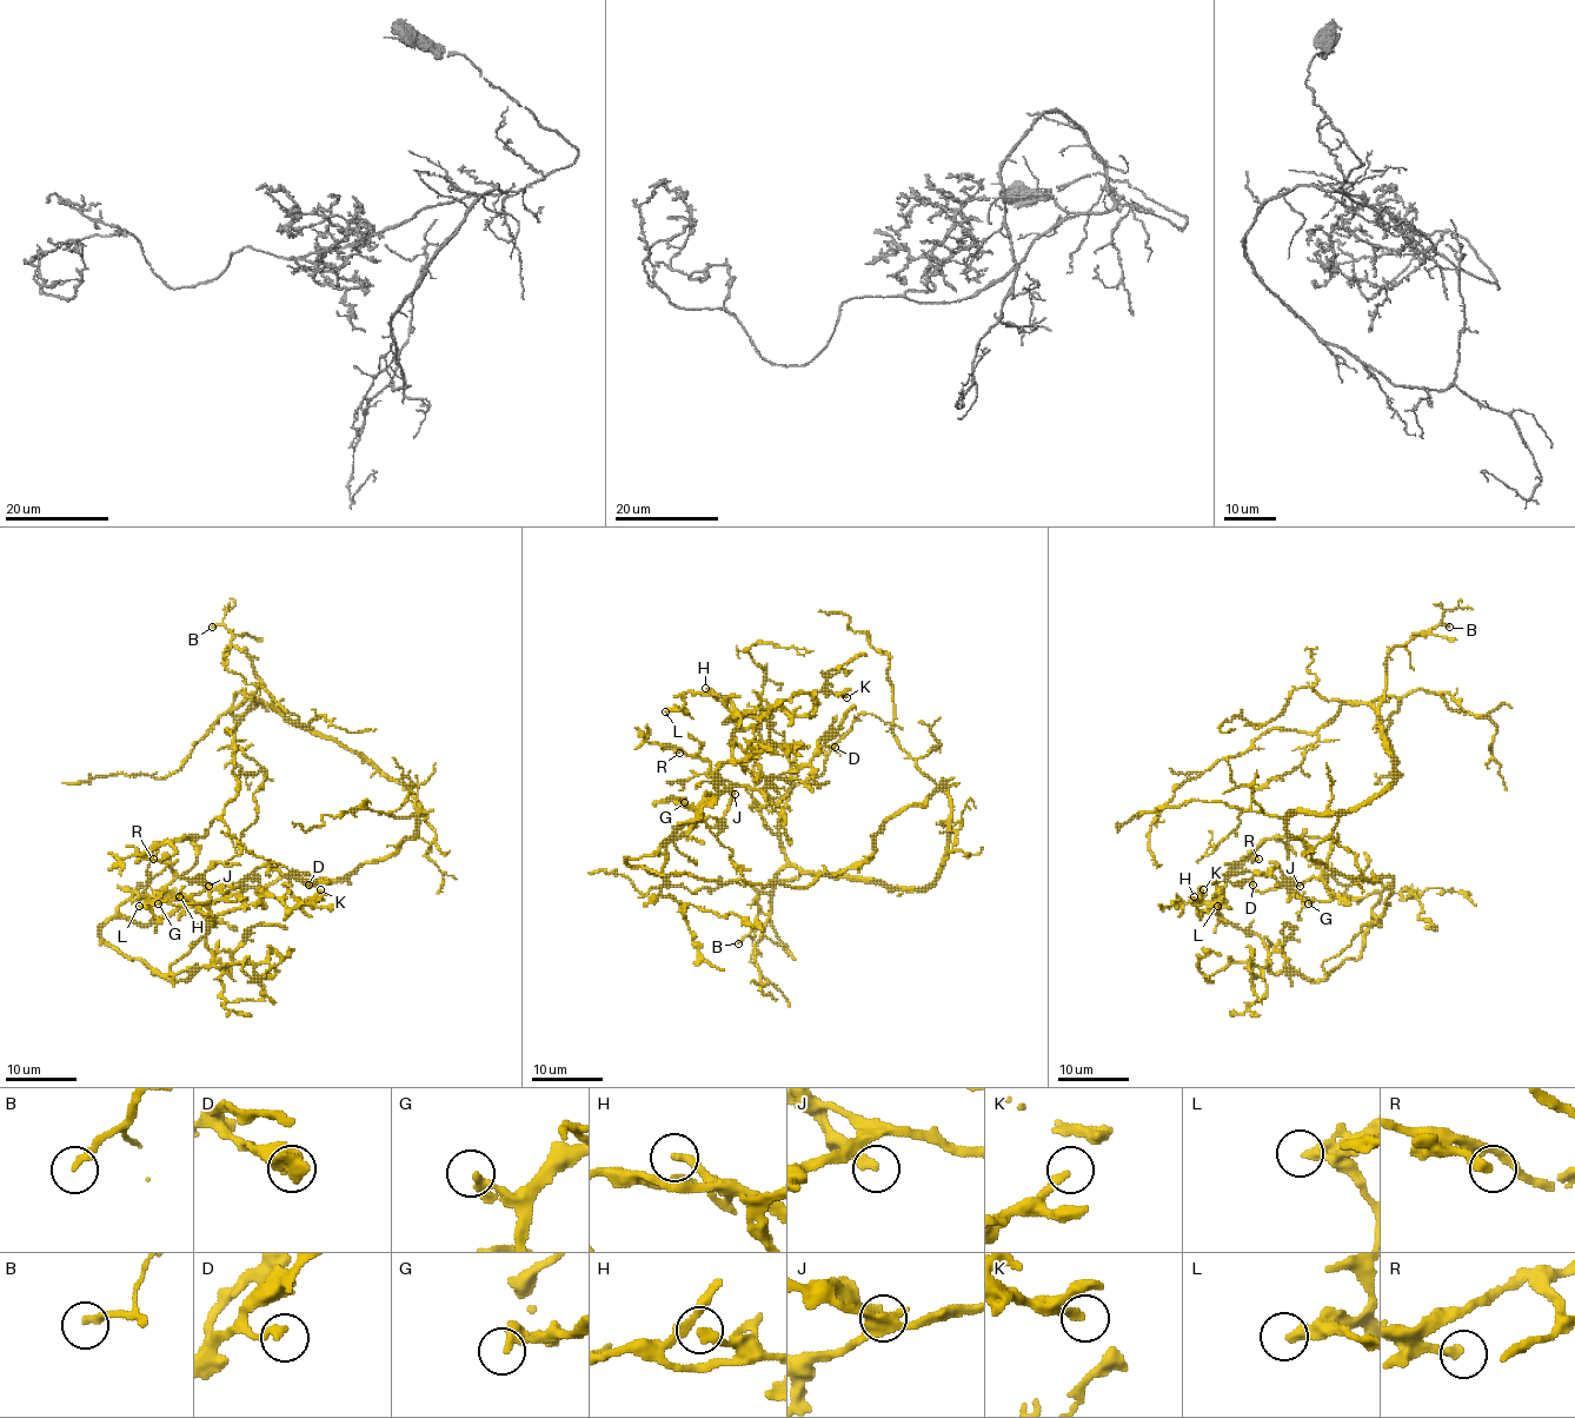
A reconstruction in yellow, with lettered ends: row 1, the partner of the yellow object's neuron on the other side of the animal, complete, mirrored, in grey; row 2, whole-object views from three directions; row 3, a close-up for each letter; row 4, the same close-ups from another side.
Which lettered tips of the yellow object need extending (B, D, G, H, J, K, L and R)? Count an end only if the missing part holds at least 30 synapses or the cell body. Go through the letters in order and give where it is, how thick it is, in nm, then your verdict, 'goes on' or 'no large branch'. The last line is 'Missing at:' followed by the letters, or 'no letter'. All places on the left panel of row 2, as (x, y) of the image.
B: at (212, 627); 190 nm thick; no large branch
D: at (308, 885); 240 nm thick; no large branch
G: at (158, 903); 320 nm thick; no large branch
H: at (179, 896); 240 nm thick; no large branch
J: at (208, 886); 320 nm thick; no large branch
K: at (320, 889); 220 nm thick; no large branch
L: at (139, 906); 340 nm thick; no large branch
R: at (153, 859); 280 nm thick; no large branch
Missing at: no letter

